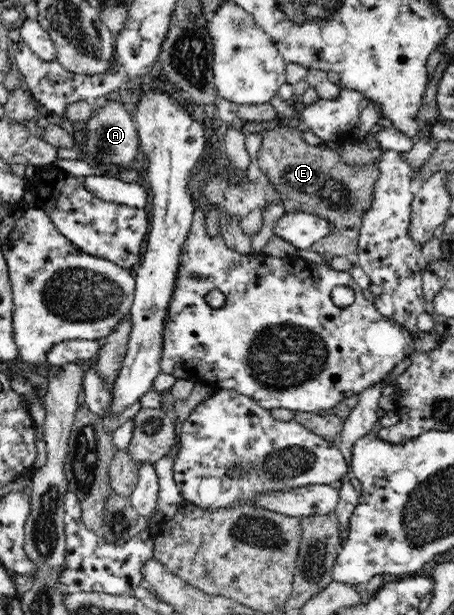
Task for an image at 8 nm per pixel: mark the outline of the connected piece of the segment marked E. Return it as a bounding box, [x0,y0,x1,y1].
[257,141,379,257]

